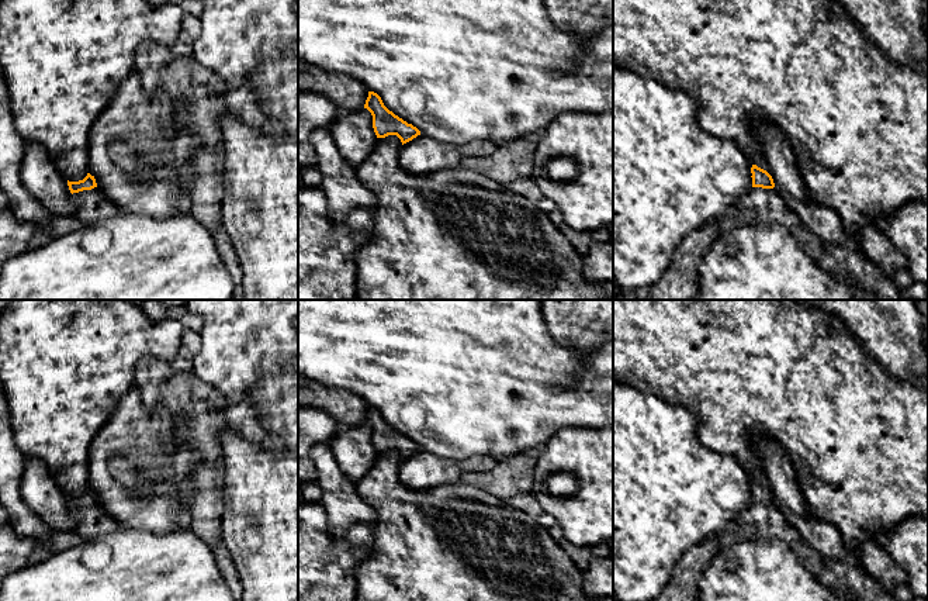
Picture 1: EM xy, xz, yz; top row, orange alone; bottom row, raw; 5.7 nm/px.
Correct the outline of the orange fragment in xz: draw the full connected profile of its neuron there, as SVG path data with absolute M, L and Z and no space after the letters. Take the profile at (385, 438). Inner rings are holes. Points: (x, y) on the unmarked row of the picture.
M368 407L364 424L367 424L373 431L373 443L377 453L397 450L404 460L420 450L420 446L416 442L408 439L392 426L389 426L384 421L381 412L374 407Z

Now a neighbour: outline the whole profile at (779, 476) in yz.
M756 435L754 446L762 459L765 486L772 491L775 504L779 508L804 515L807 512L806 500L782 446L765 435Z

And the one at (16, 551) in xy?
M0 502L0 590L8 574L30 564L37 546L35 539L15 532L6 508Z

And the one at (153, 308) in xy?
M146 300L141 305L142 311L152 320L180 320L186 312L186 307L167 307L159 300Z

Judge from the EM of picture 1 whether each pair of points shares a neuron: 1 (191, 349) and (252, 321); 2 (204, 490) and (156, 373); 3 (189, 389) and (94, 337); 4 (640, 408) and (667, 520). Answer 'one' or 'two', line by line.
1: two
2: one
3: two
4: one

